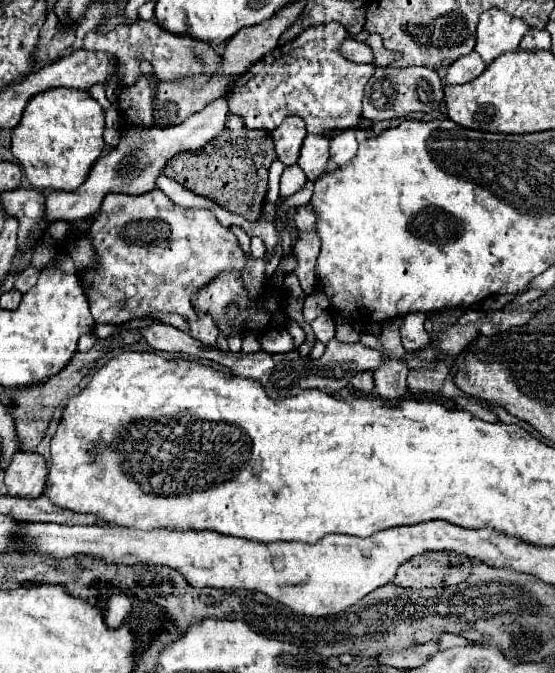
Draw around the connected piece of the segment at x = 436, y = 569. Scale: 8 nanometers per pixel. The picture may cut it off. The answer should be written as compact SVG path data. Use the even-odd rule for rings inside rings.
M426 552L398 568L394 584L410 588L442 588L468 578L468 558L458 552Z

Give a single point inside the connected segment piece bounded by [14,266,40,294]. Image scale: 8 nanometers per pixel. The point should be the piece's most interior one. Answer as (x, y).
(29, 277)

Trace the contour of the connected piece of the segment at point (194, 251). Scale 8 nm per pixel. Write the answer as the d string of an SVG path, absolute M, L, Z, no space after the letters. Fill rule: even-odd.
M154 188L144 196L126 196L126 194L108 194L94 216L90 226L92 248L96 252L96 266L84 268L78 272L84 294L88 296L90 312L96 324L124 324L134 318L144 318L156 312L162 314L180 314L194 328L198 328L198 336L204 344L214 346L218 338L218 330L214 328L214 320L210 314L198 314L192 296L210 284L224 270L244 272L248 264L248 256L242 252L236 236L222 226L210 210L184 210L176 206L162 190Z

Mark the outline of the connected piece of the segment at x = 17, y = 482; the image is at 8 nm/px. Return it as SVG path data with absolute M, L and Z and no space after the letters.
M18 450L6 468L6 488L10 496L38 498L46 484L46 460L36 452Z

